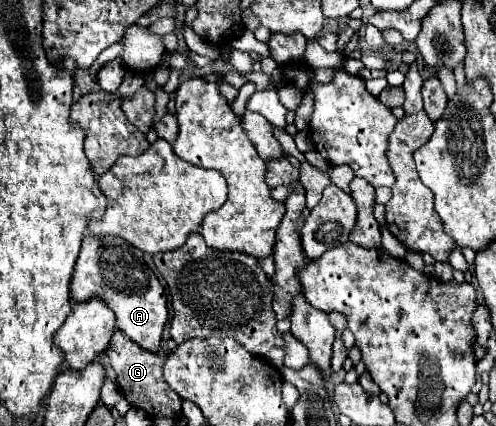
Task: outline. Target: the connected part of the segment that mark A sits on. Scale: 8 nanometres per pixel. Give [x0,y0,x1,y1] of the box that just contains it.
[70,236,168,352]

